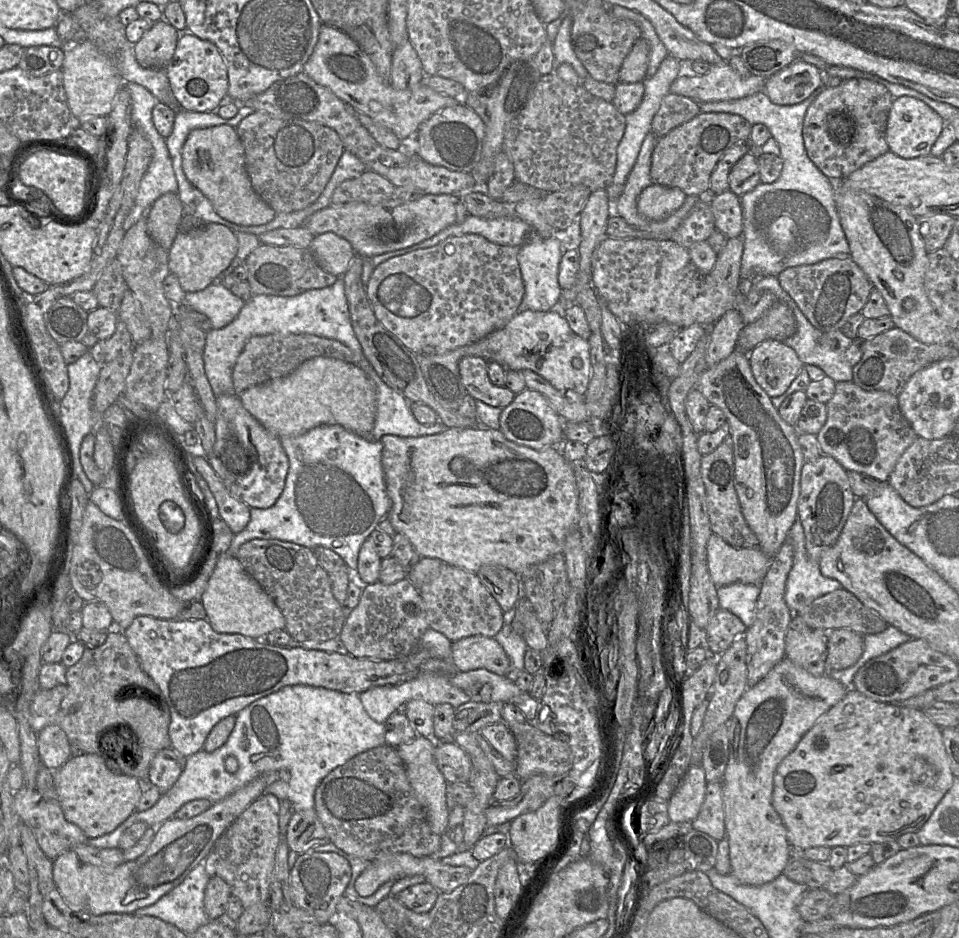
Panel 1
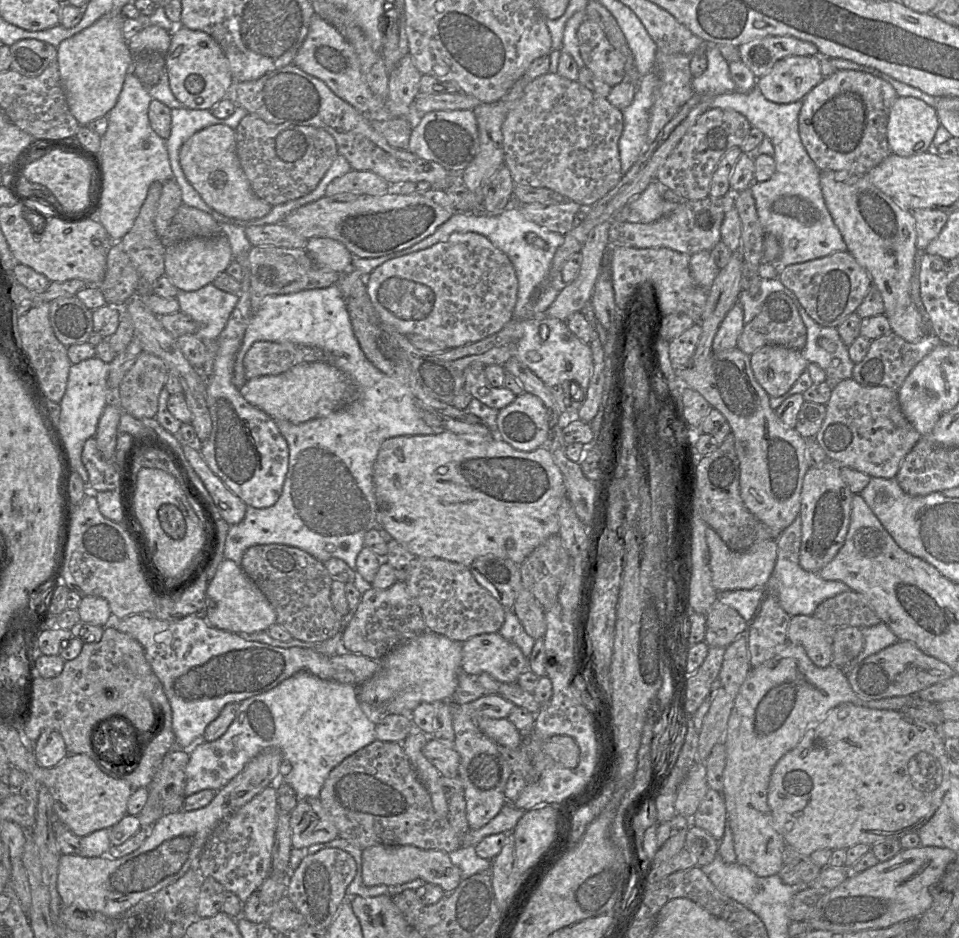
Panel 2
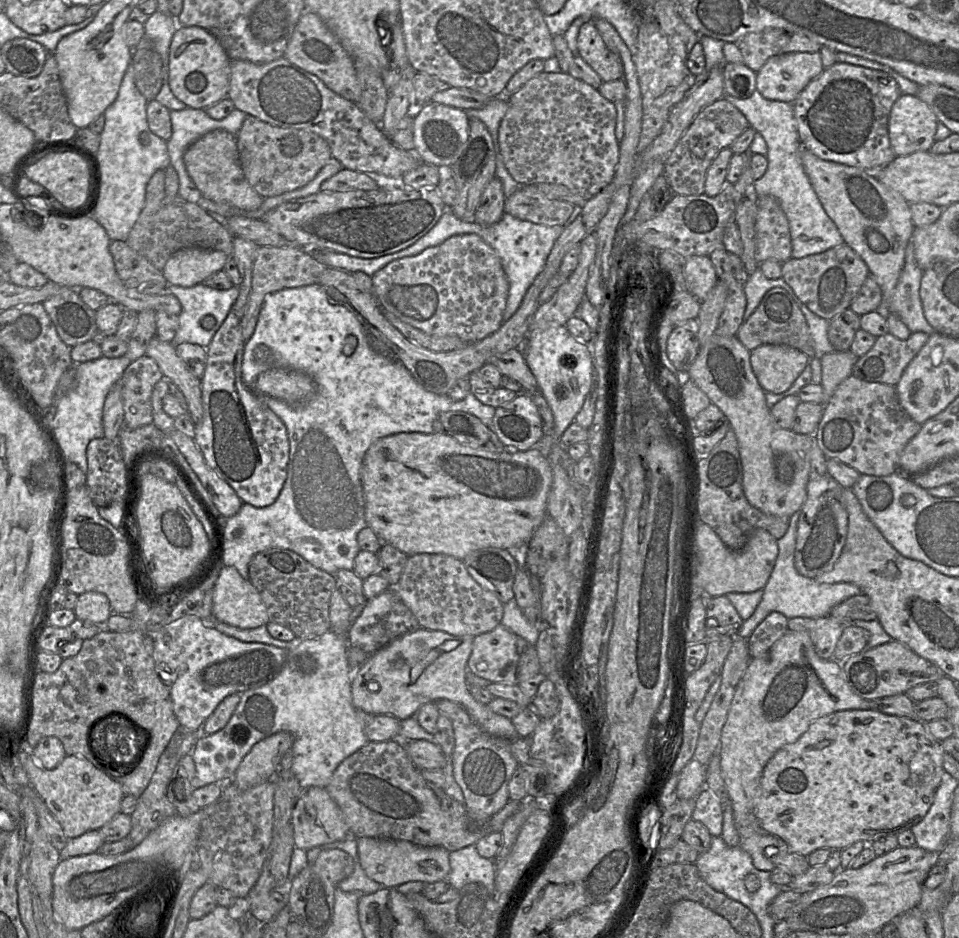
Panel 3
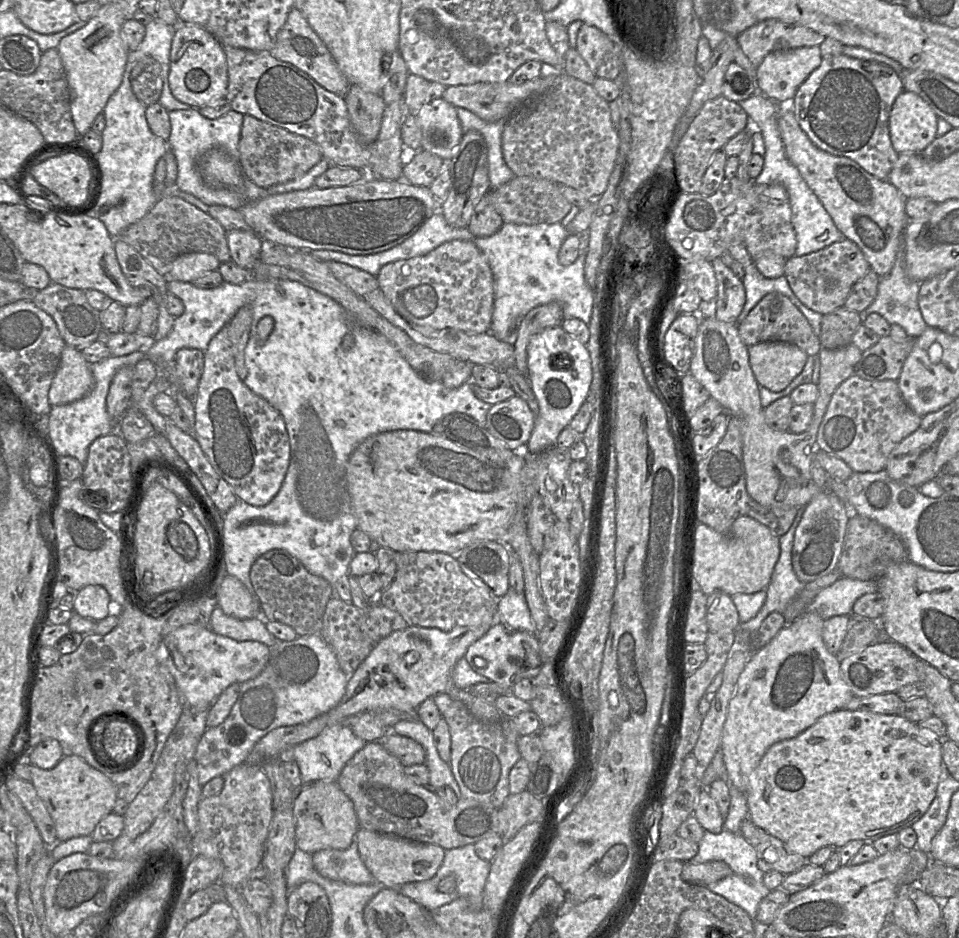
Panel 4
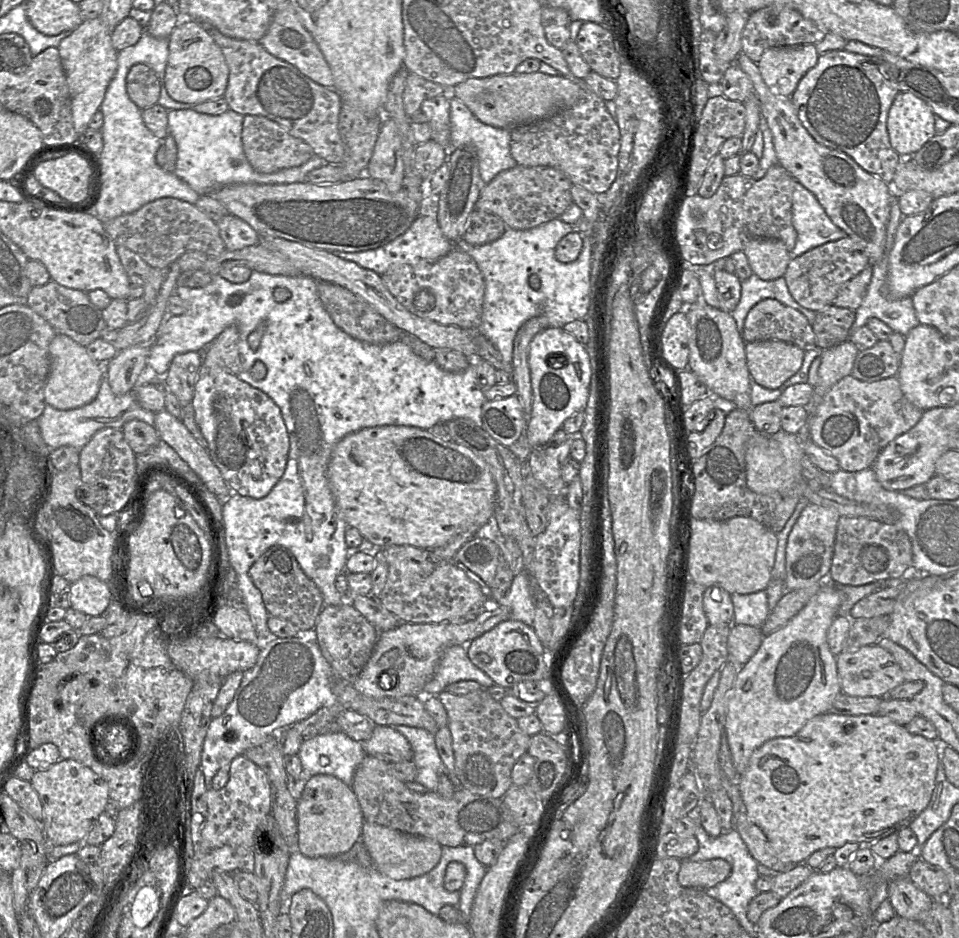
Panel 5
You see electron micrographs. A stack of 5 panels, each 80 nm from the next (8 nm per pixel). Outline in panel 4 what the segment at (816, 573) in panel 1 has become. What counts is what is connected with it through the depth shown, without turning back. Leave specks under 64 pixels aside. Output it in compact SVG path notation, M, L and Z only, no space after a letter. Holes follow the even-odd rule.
M802 507L799 508L796 517L788 531L778 537L780 553L775 563L770 582L766 588L766 599L759 612L749 621L740 623L740 630L755 633L762 621L772 612L783 614L792 599L803 588L802 583L792 568L792 547L795 529L802 516ZM840 577L818 593L807 607L807 613L816 613L823 620L833 616L850 616L855 601L865 595L877 592L874 580L860 581Z

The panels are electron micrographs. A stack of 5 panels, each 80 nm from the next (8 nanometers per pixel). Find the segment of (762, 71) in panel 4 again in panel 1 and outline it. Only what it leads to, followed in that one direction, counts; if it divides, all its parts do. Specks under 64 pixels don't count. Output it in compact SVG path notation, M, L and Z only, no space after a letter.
M801 59L766 79L764 92L777 105L795 105L810 97L820 86L821 71Z

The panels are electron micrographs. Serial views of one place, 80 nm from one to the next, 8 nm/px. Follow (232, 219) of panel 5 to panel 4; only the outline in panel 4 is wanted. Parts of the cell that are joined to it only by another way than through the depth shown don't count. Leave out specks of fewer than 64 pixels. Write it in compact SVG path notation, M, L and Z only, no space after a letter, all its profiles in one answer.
M251 229L228 231L227 242L231 260L239 267L254 269L265 241Z

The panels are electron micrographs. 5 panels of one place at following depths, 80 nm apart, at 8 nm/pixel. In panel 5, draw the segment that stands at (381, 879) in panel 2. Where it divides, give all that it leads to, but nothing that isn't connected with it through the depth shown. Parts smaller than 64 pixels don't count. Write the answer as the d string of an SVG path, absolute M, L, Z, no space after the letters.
M364 823L361 838L374 868L394 880L410 879L426 874L441 858L441 845L435 840L403 833L375 823Z

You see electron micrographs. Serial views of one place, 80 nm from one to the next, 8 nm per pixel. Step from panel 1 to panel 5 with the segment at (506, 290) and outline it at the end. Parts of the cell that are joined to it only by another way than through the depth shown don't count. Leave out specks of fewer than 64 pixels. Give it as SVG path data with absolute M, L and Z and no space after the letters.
M453 250L434 262L393 265L381 278L389 292L412 314L441 325L479 329L485 281L476 262L468 253Z

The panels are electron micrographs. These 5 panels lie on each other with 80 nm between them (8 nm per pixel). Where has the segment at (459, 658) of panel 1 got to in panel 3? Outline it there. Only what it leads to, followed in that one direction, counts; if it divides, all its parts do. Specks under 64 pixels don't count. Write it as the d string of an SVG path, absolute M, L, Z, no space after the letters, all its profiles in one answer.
M501 623L493 630L474 637L467 666L470 672L488 682L508 685L518 685L540 671L535 645L510 632Z

